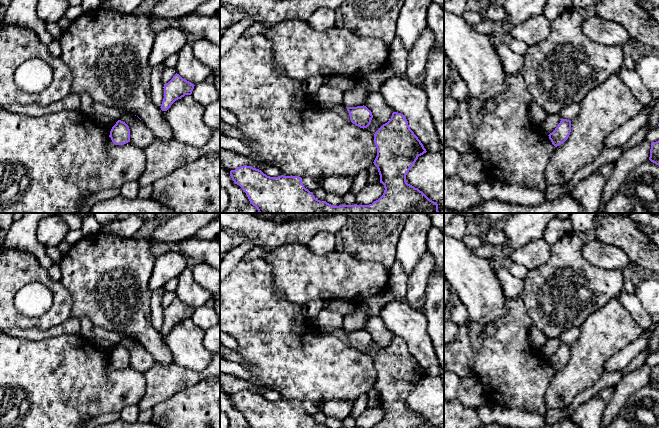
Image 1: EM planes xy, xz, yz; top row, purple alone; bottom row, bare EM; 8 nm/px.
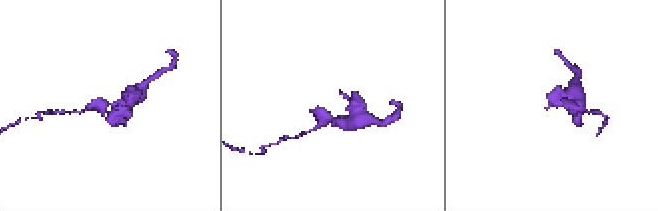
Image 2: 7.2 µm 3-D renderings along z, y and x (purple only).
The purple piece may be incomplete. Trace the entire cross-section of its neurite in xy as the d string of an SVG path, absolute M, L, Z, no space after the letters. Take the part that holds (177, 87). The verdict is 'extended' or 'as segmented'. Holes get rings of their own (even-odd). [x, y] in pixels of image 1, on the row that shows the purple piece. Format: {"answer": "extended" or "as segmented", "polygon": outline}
{"answer": "as segmented", "polygon": "M176 73L167 84L164 84L164 98L160 107L161 110L167 111L176 100L185 95L191 95L194 86L194 84Z"}

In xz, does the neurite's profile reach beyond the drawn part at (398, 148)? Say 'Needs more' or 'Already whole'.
Already whole

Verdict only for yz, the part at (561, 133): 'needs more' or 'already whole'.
already whole

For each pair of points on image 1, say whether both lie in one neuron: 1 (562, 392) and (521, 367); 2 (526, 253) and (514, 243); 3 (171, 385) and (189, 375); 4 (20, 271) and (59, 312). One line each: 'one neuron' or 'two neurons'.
1: two neurons
2: two neurons
3: one neuron
4: one neuron

